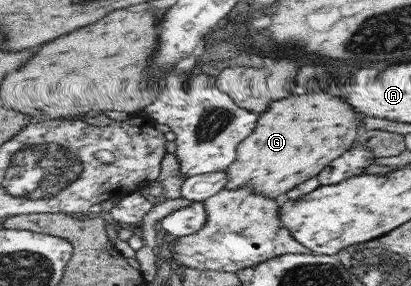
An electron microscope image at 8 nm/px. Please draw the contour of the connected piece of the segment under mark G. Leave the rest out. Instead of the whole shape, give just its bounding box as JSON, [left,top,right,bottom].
[224,92,358,199]

